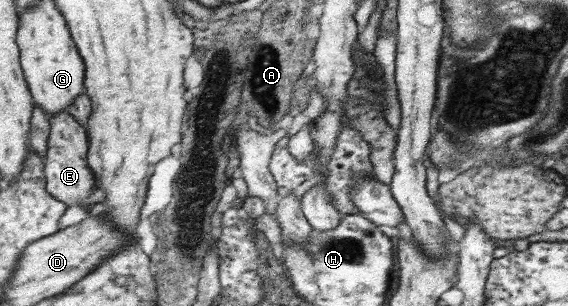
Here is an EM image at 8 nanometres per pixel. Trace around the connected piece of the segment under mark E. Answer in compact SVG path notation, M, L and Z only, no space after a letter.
M66 109L50 116L49 119L51 137L45 158L45 174L49 192L60 199L62 203L66 203L68 207L86 207L87 205L87 210L89 210L92 204L89 205L84 201L95 190L96 174L92 172L88 161L90 141L87 128Z

